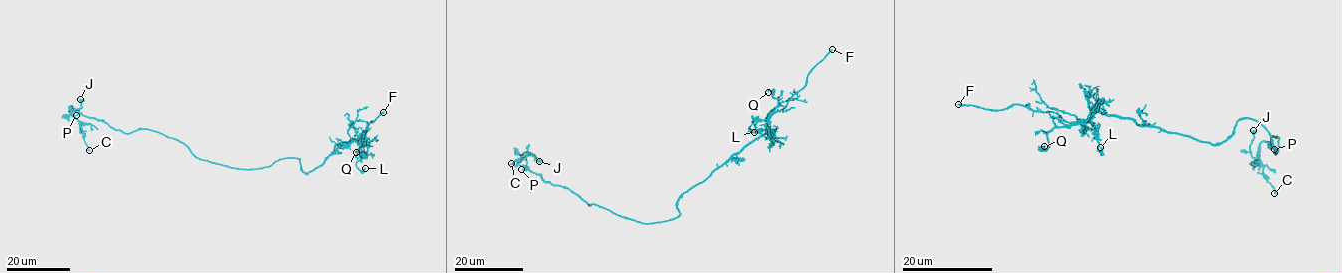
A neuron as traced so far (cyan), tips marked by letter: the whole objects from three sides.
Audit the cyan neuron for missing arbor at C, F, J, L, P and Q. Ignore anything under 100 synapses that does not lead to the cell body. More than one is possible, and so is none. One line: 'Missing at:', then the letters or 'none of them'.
Missing at: F

